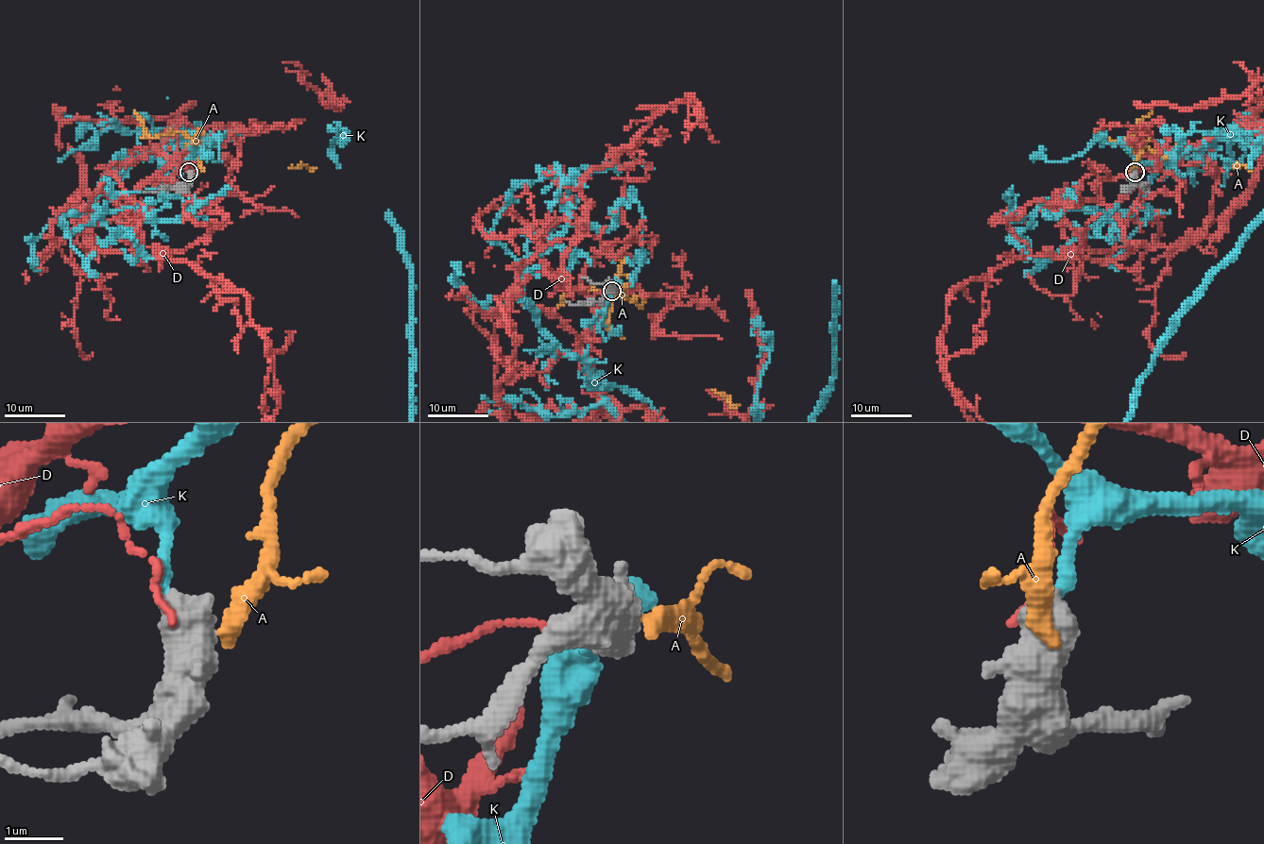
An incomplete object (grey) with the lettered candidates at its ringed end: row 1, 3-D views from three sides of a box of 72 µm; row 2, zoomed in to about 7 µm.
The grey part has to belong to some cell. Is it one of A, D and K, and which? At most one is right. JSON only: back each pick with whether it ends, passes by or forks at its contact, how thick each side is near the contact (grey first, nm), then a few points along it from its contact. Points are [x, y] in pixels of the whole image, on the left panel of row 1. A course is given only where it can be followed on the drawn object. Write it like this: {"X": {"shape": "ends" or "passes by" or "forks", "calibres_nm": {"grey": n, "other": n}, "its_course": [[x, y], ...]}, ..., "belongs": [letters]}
{"K": {"shape": "ends", "calibres_nm": {"grey": 650, "other": 240}}, "belongs": ["K"]}

